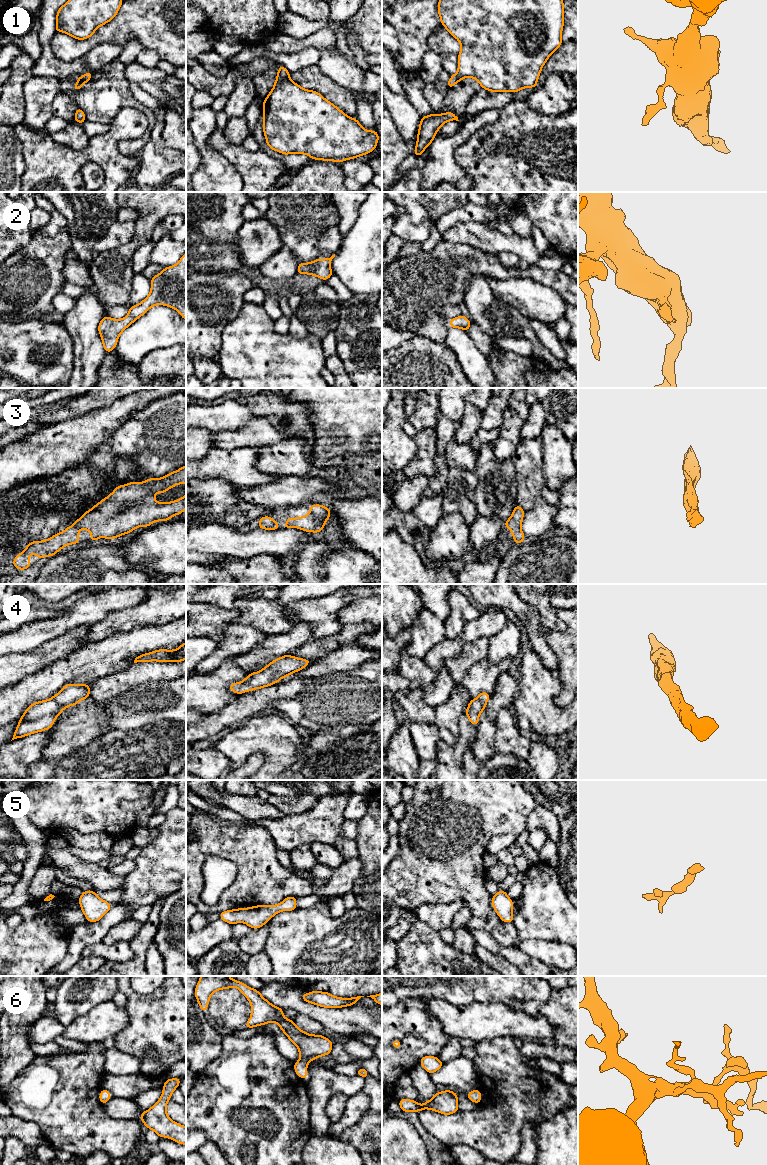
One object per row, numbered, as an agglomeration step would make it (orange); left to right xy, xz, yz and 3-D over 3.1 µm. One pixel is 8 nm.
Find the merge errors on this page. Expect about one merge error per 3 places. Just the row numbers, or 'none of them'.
none of them

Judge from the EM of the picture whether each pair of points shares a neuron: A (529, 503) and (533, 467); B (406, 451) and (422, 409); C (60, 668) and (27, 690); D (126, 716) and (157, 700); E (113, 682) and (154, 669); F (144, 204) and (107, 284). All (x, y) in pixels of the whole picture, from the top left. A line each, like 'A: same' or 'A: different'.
A: same
B: different
C: same
D: same
E: same
F: same

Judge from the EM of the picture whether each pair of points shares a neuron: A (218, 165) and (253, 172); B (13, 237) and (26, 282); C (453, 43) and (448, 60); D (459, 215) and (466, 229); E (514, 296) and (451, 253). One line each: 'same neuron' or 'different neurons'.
A: different neurons
B: different neurons
C: different neurons
D: different neurons
E: different neurons

